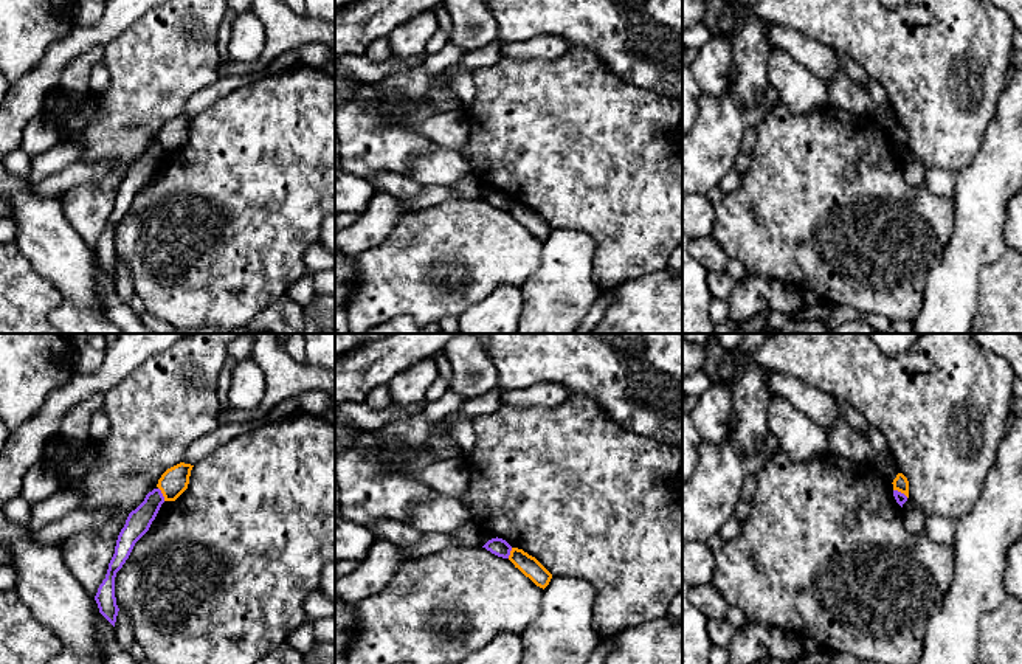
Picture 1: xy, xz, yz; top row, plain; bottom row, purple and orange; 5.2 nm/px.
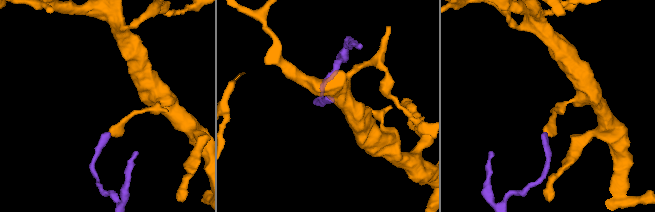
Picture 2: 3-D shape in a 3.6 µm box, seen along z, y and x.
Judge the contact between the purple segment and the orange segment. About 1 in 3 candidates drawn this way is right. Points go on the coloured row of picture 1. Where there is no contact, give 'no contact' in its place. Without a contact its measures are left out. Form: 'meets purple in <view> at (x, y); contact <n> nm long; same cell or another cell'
meets purple in xy at (162, 494); contact 80 nm long; another cell

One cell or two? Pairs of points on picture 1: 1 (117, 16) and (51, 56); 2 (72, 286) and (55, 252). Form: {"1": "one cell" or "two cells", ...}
{"1": "one cell", "2": "one cell"}

